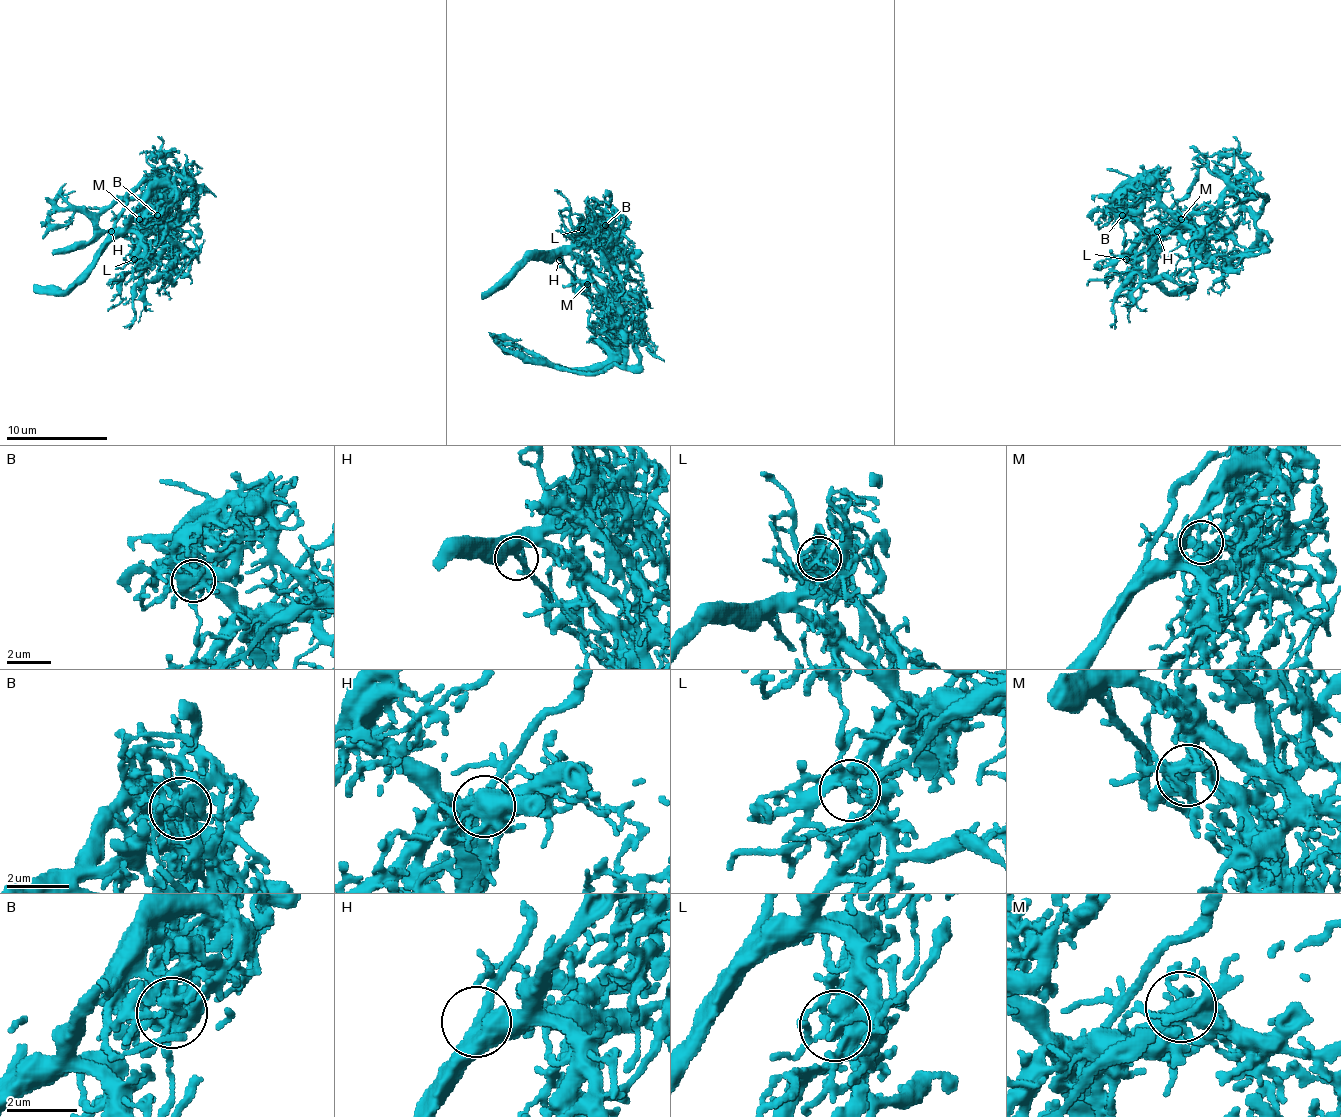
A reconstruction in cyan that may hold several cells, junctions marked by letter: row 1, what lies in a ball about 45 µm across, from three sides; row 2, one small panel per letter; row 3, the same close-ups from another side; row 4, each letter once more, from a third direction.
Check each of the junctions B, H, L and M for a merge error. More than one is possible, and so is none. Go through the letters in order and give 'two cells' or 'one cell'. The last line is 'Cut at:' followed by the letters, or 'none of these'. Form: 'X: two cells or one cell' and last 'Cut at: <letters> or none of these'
B: one cell
H: one cell
L: one cell
M: one cell
Cut at: none of these

